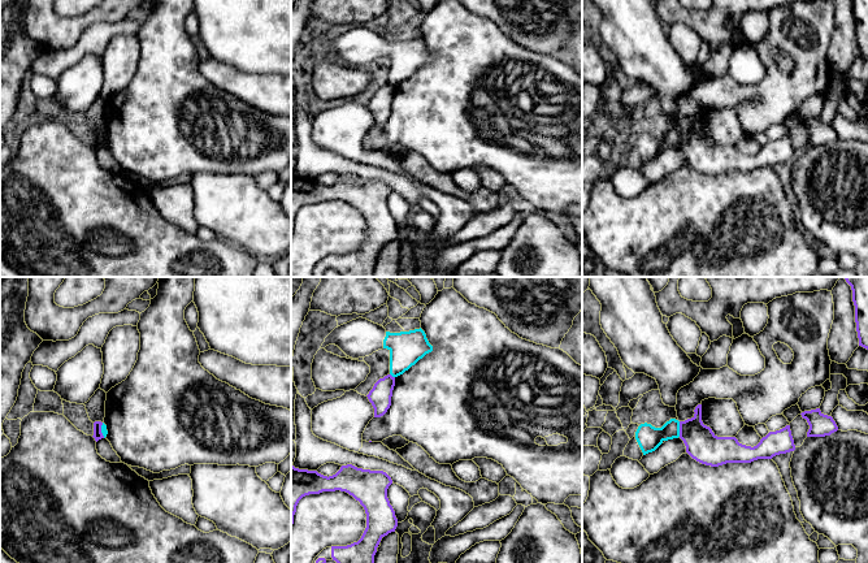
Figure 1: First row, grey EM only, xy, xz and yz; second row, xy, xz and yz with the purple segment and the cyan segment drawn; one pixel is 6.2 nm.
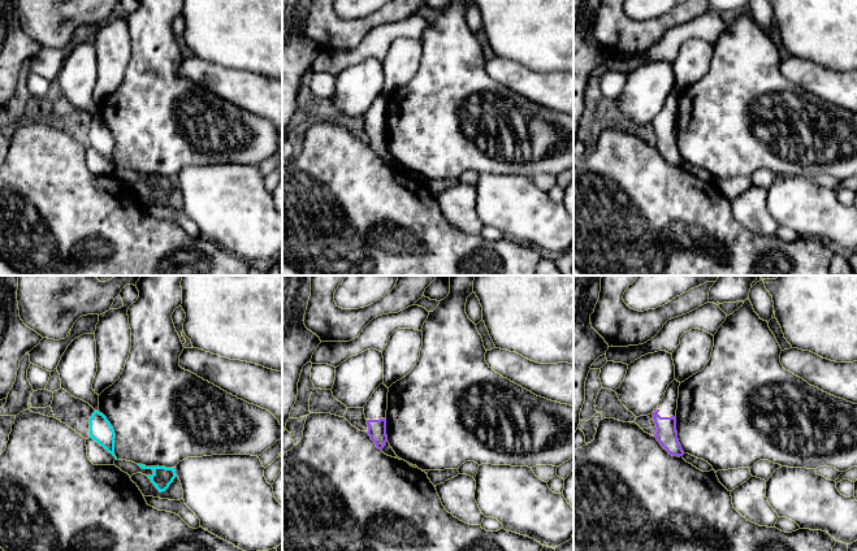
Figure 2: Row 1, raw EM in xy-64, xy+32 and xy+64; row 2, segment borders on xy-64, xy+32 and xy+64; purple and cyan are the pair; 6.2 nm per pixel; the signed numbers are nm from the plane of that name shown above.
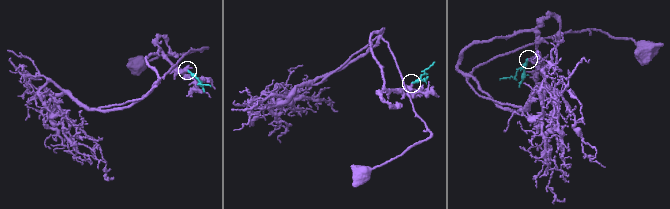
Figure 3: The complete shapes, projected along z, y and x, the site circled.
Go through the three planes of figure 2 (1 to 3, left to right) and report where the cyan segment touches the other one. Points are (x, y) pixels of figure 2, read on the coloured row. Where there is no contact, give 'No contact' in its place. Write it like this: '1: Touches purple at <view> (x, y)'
1: No contact
2: No contact
3: No contact

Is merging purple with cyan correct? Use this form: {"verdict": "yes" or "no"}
{"verdict": "no"}

